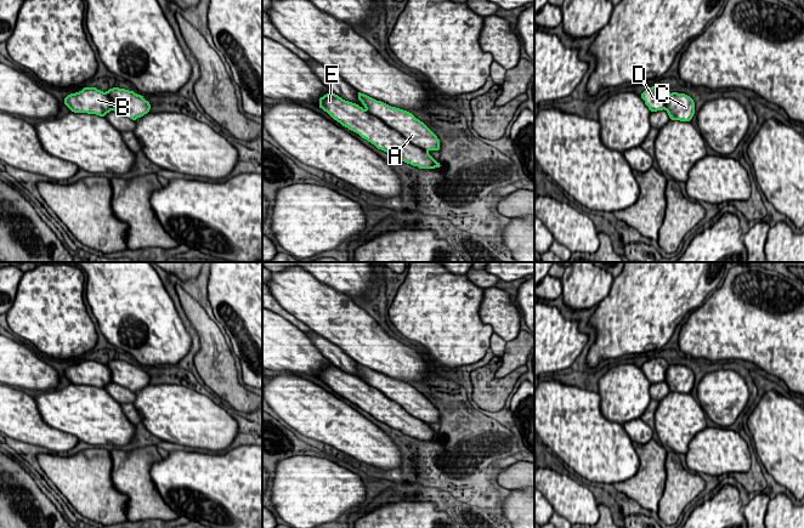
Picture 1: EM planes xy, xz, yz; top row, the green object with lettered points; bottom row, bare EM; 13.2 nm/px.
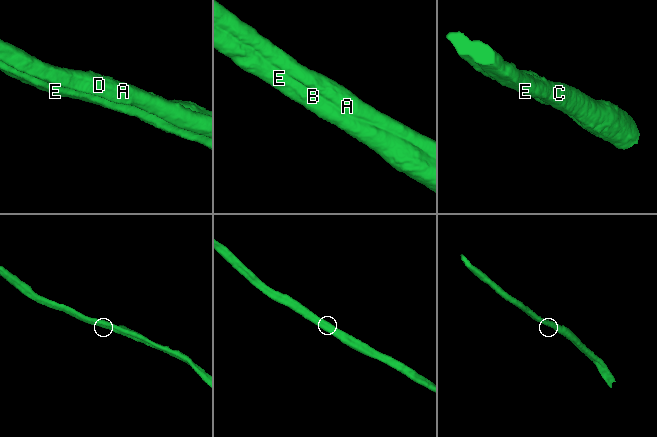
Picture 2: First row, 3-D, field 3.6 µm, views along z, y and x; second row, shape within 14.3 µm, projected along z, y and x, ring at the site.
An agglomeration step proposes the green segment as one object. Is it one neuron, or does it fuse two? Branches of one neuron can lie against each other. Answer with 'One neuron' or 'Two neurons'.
Two neurons

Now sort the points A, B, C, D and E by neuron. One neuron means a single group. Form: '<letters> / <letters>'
A D / B C E

